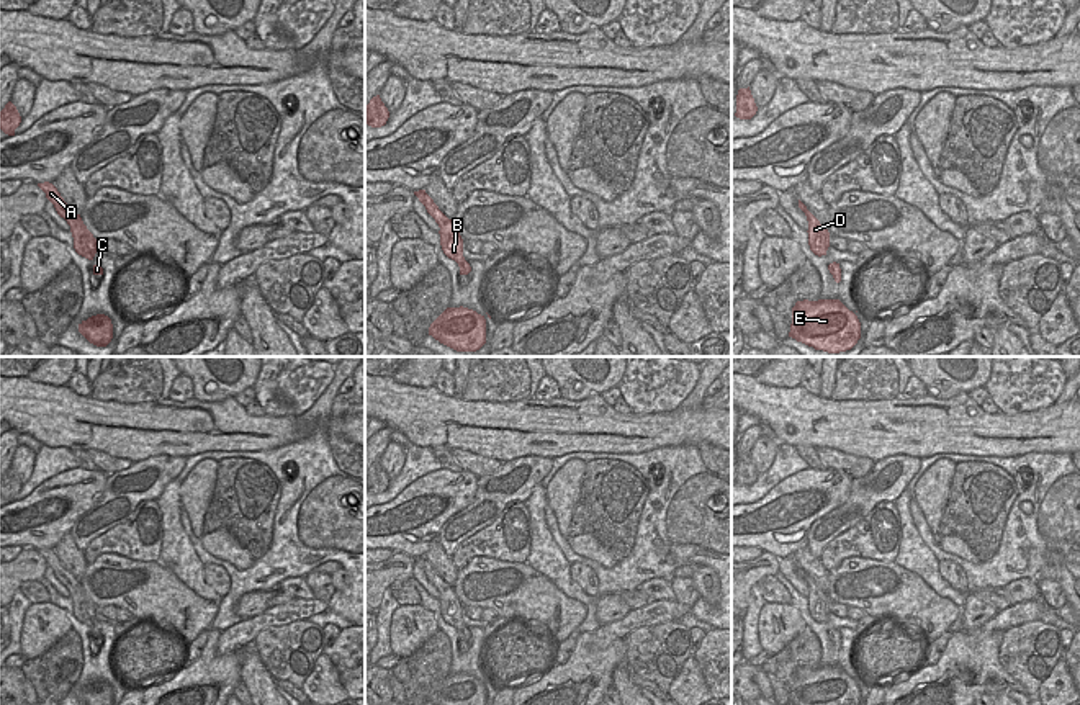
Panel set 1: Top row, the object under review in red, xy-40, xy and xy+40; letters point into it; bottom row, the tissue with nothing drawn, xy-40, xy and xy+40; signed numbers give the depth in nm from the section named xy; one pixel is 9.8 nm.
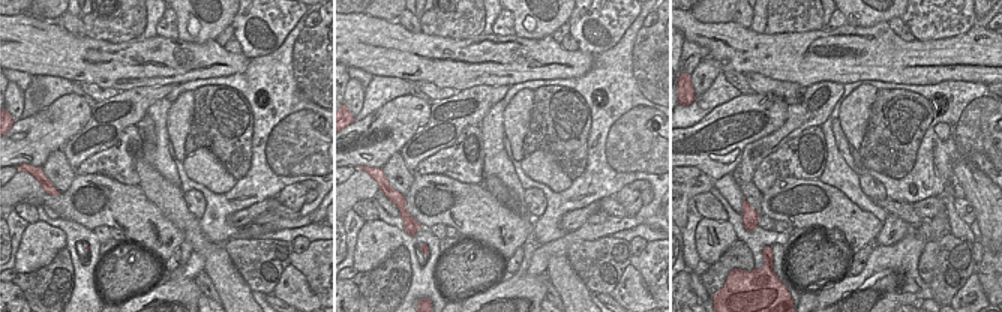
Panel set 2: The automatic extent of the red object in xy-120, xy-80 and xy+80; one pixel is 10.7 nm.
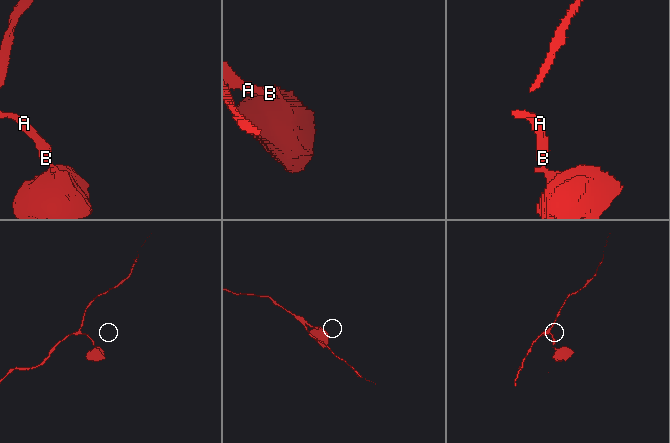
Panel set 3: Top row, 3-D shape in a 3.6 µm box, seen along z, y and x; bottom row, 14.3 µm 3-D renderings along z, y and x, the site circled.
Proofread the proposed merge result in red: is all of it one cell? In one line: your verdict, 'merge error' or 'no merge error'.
no merge error

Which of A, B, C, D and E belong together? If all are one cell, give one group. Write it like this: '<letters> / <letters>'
A B C D E

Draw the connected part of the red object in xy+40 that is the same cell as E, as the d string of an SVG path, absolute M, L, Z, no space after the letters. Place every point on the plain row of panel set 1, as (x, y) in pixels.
M803 666L792 674L789 703L861 705L861 689L839 666Z

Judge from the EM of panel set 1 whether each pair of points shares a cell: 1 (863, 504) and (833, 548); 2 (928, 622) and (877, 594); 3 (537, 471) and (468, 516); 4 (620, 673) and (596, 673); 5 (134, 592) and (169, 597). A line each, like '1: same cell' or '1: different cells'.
1: different cells
2: same cell
3: same cell
4: different cells
5: same cell

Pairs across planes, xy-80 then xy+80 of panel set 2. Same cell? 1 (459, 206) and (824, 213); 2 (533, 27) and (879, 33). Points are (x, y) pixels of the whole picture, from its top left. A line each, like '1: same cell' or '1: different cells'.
1: same cell
2: different cells

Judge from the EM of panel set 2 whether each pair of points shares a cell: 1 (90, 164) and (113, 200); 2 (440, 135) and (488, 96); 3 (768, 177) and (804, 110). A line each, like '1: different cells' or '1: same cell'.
1: different cells
2: same cell
3: different cells

